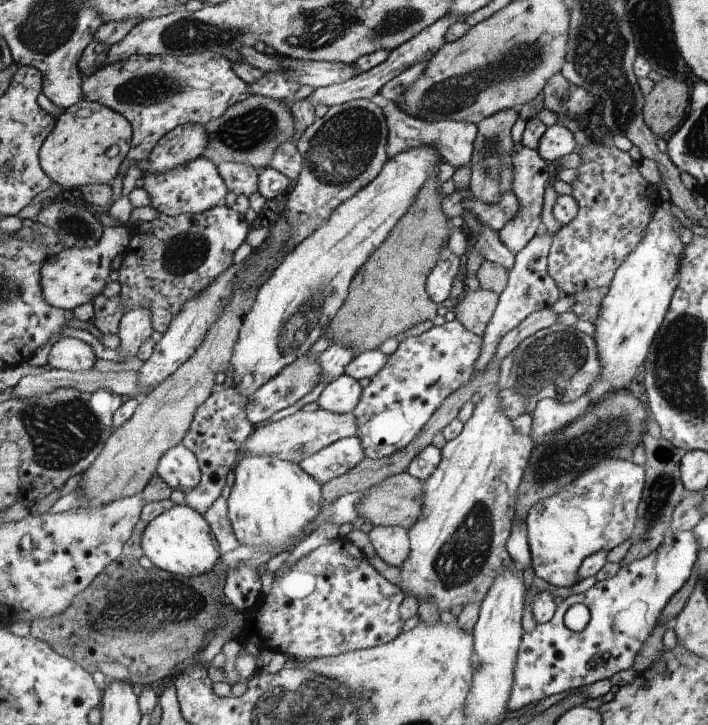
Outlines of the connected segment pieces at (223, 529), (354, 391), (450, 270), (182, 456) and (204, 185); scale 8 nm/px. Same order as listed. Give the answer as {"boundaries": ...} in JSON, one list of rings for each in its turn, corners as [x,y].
{"boundaries":[[[[221,496],[205,514],[207,522],[216,536],[218,549],[222,555],[229,554],[239,548],[240,542],[235,534],[234,526],[228,516],[228,498]]],[[[347,374],[328,383],[316,401],[320,408],[339,413],[353,413],[363,396],[363,386],[359,380]]],[[[445,245],[442,247],[441,260],[426,282],[426,288],[433,302],[441,304],[451,296],[453,280],[459,274],[459,270],[461,270],[461,258]]],[[[183,443],[169,450],[162,458],[158,474],[172,489],[185,494],[195,490],[203,476],[197,455]]],[[[199,157],[183,166],[177,166],[165,173],[149,173],[143,175],[139,185],[151,194],[151,207],[157,213],[165,213],[170,217],[182,214],[203,214],[217,205],[223,204],[227,198],[228,186],[218,166],[209,158]]]]}

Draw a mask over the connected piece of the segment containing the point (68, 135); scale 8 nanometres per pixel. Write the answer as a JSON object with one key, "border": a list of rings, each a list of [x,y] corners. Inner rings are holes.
{"border":[[[86,98],[64,111],[50,136],[43,143],[40,153],[41,166],[54,182],[65,188],[79,188],[85,184],[110,185],[123,160],[131,150],[133,127],[131,122],[112,108]],[[118,146],[117,156],[109,158],[109,148]]]}

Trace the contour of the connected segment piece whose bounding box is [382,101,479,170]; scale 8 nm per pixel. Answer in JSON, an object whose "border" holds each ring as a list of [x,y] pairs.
{"border":[[[390,101],[382,108],[387,120],[389,134],[387,138],[387,158],[395,158],[402,152],[421,148],[422,146],[432,146],[439,150],[443,160],[453,166],[455,169],[463,168],[471,164],[471,158],[474,154],[474,142],[479,136],[478,124],[467,121],[456,121],[445,119],[444,121],[423,120],[405,114],[399,108],[398,103]]]}

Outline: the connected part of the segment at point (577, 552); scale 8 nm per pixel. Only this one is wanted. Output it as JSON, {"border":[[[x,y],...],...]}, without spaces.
{"border":[[[605,458],[561,492],[537,502],[527,517],[536,576],[551,585],[573,586],[579,581],[579,568],[588,556],[602,550],[611,552],[632,538],[645,485],[644,464],[633,464],[623,458]]]}

